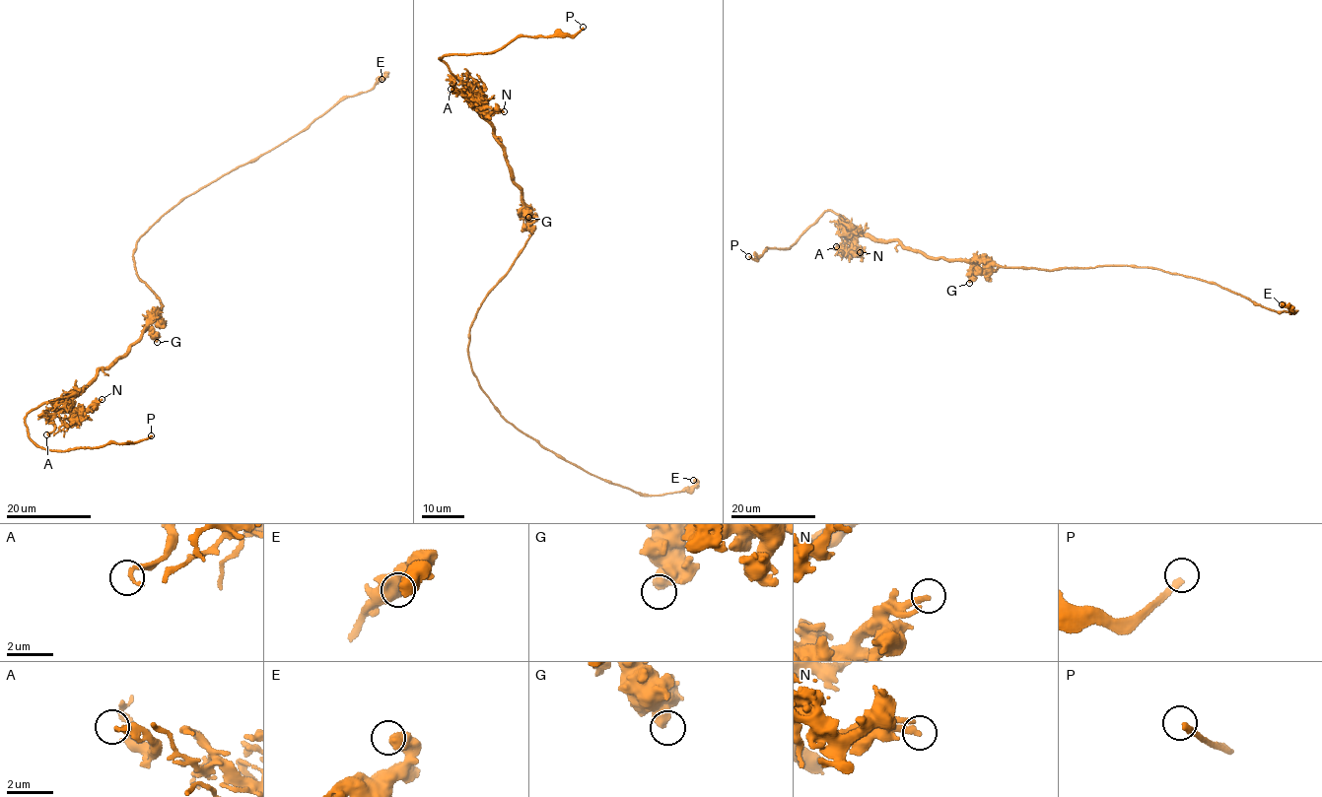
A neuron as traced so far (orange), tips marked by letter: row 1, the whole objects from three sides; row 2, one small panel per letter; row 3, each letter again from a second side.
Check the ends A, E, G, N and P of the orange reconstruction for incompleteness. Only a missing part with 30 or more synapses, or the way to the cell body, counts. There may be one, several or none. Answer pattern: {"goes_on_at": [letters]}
{"goes_on_at": ["P"]}

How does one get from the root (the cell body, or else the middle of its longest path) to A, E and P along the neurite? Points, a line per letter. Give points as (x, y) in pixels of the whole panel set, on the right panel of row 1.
A: (1039, 268), (927, 256), (905, 249), (898, 241), (875, 240), (865, 235), (847, 235), (842, 245), (836, 246)
E: (1039, 268), (1123, 265), (1160, 269), (1214, 283), (1255, 305), (1277, 312), (1295, 311), (1294, 314), (1282, 304)
P: (1039, 268), (927, 256), (898, 241), (863, 234), (829, 210), (790, 249), (767, 248), (757, 260), (748, 256)

